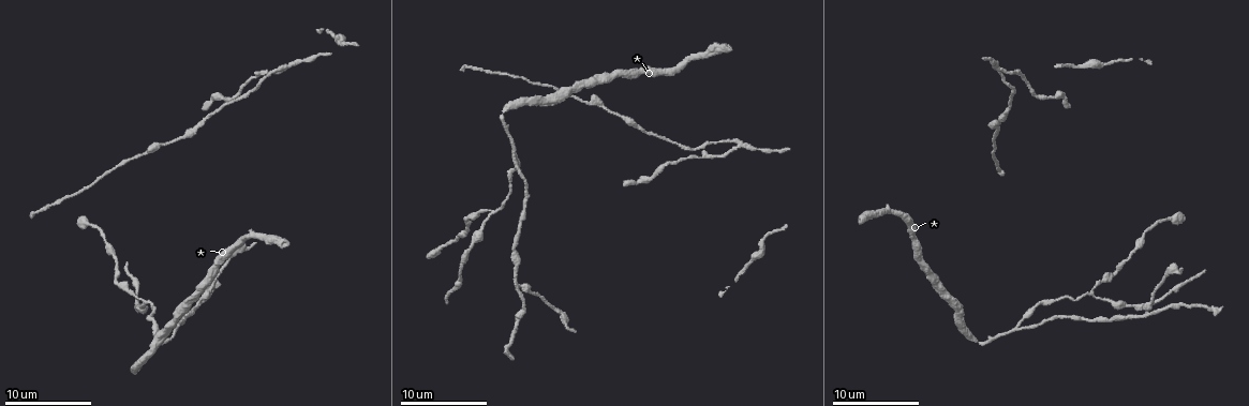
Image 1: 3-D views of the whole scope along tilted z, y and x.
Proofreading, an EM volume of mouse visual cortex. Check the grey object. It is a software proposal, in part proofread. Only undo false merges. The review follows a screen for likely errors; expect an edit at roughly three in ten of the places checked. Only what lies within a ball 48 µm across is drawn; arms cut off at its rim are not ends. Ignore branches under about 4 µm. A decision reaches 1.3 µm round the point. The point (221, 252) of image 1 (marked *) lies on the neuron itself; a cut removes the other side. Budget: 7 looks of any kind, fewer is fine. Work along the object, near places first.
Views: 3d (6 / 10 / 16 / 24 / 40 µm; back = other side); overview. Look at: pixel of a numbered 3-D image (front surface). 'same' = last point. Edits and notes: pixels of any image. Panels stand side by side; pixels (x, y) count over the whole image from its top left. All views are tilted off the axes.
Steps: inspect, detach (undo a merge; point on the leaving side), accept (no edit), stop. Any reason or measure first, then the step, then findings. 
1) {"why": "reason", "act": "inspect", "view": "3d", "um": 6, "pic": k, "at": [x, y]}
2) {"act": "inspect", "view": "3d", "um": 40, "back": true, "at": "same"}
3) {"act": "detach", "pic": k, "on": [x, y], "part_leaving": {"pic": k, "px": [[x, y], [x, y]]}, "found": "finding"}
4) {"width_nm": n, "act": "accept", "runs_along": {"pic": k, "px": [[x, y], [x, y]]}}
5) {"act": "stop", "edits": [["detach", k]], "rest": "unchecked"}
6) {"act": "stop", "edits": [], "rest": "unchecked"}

{"why": "three arms meet", "act": "inspect", "view": "3d", "um": 10, "pic": 1, "at": [515, 155]}

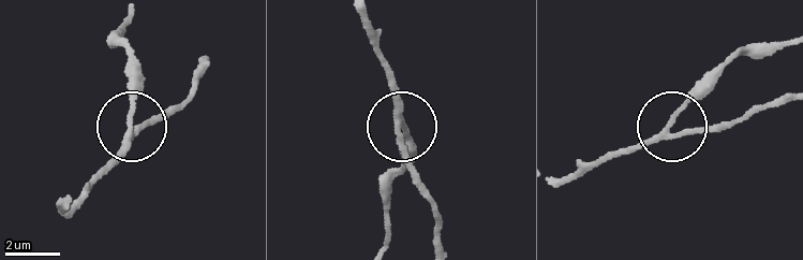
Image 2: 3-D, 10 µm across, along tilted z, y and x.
{"act": "inspect", "view": "3d", "um": 10, "back": true, "pic": 2, "at": [672, 119]}

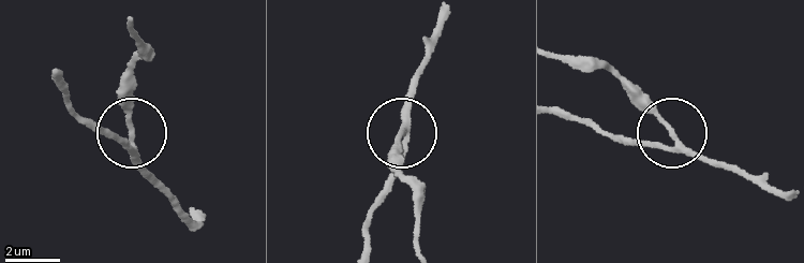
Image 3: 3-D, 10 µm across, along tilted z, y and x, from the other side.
{"width_nm": 200, "act": "accept", "runs_along": {"pic": 3, "px": [[443, 17], [388, 167]]}, "found": "continuous, no second neuron"}

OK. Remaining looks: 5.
{"act": "inspect", "view": "3d", "um": 10, "pic": 1, "at": [490, 212]}

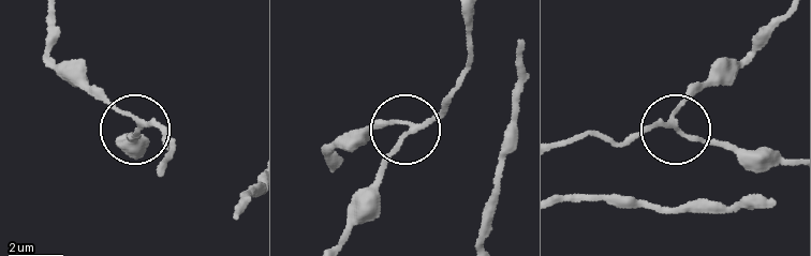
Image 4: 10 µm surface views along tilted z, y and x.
{"act": "inspect", "view": "3d", "um": 6, "pic": 4, "at": [135, 119]}

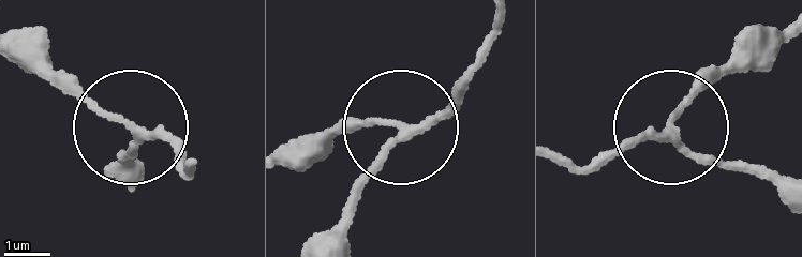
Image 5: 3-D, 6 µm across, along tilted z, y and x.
{"width_nm": 150, "act": "accept", "runs_along": {"pic": 5, "px": [[188, 162], [145, 131], [125, 169]]}, "found": "all the same neuron"}

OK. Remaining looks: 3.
{"act": "inspect", "view": "3d", "um": 6, "pic": 1, "at": [1150, 306]}

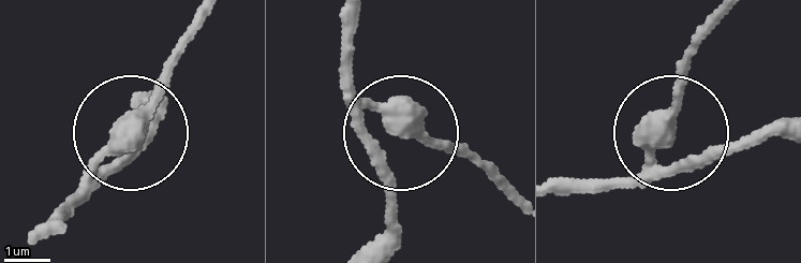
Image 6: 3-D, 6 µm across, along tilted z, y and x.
{"arms": 3, "act": "accept", "runs_along": {"pic": 6, "px": [[554, 191], [609, 191], [664, 142], [708, 160], [783, 131]]}, "found": "continuous, no second neuron"}

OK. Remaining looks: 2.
{"why": "three-way junction", "act": "inspect", "view": "3d", "um": 10, "pic": 1, "at": [285, 68]}

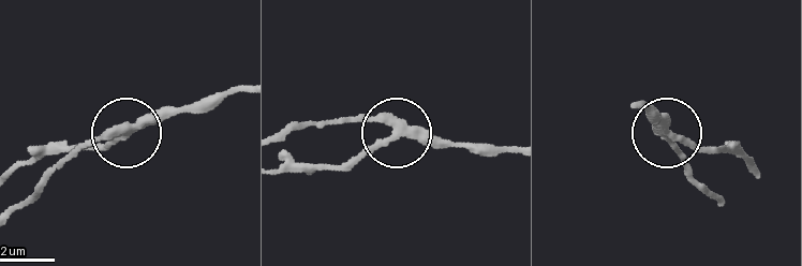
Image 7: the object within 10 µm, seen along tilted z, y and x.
{"act": "inspect", "view": "3d", "um": 6, "pic": 7, "at": [396, 135]}

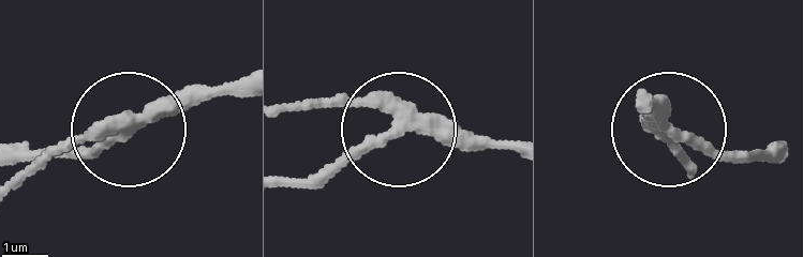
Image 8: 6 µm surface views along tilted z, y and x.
{"arms": 3, "act": "accept", "found": "one neuron here"}

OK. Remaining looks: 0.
{"act": "stop", "edits": [], "rest": "unchecked"}

